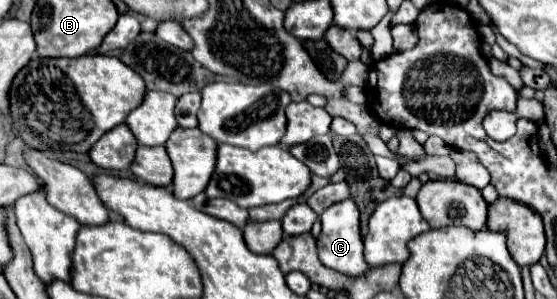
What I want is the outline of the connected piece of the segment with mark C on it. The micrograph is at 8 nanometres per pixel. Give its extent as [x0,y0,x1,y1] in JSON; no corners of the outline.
[316,199,370,277]

